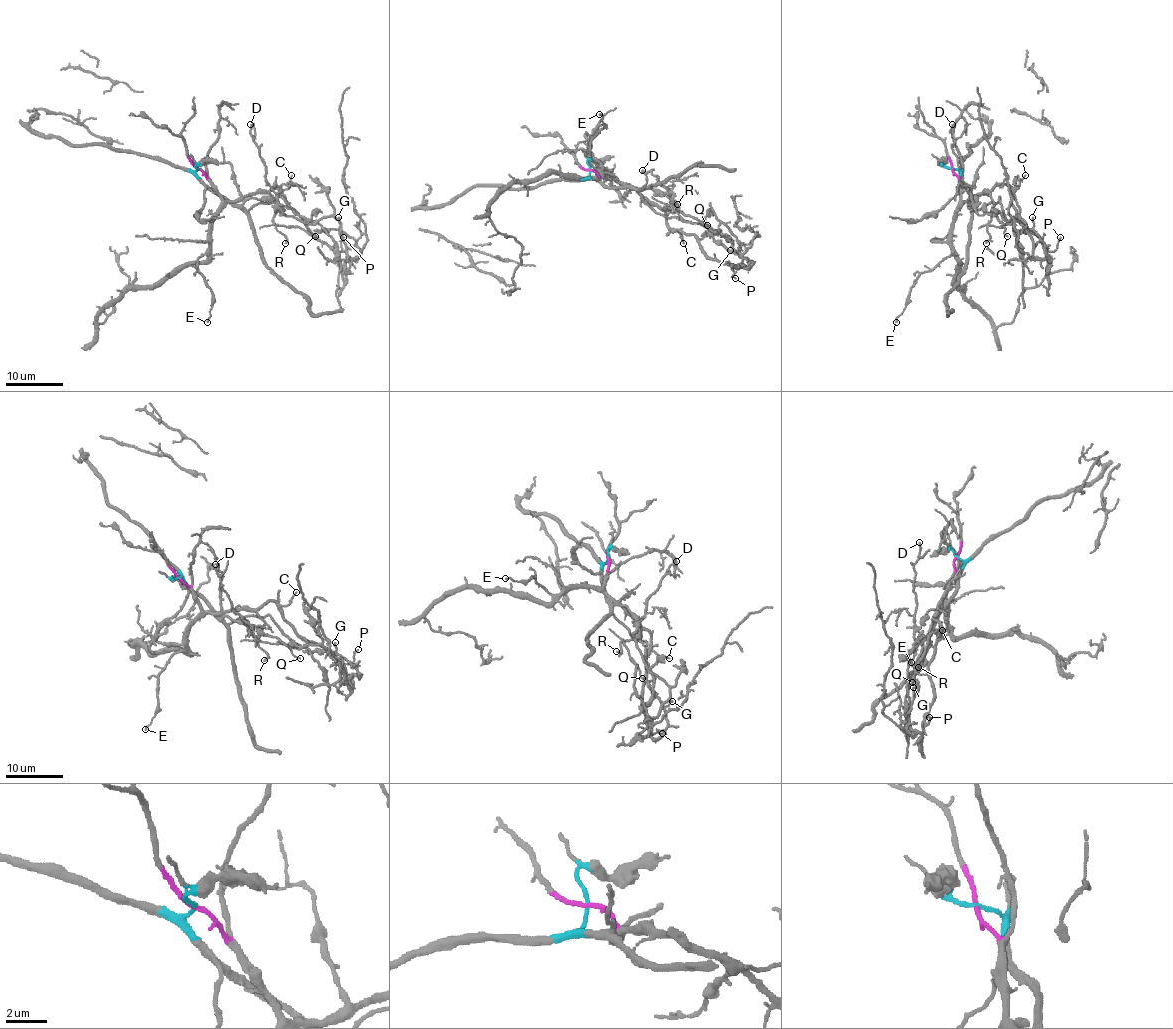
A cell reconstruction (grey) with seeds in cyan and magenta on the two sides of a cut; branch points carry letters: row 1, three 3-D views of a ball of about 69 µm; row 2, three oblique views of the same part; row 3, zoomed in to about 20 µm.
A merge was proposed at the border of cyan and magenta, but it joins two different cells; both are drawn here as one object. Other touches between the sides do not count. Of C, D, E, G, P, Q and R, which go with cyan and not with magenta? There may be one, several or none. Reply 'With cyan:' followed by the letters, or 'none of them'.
With cyan: D, G

